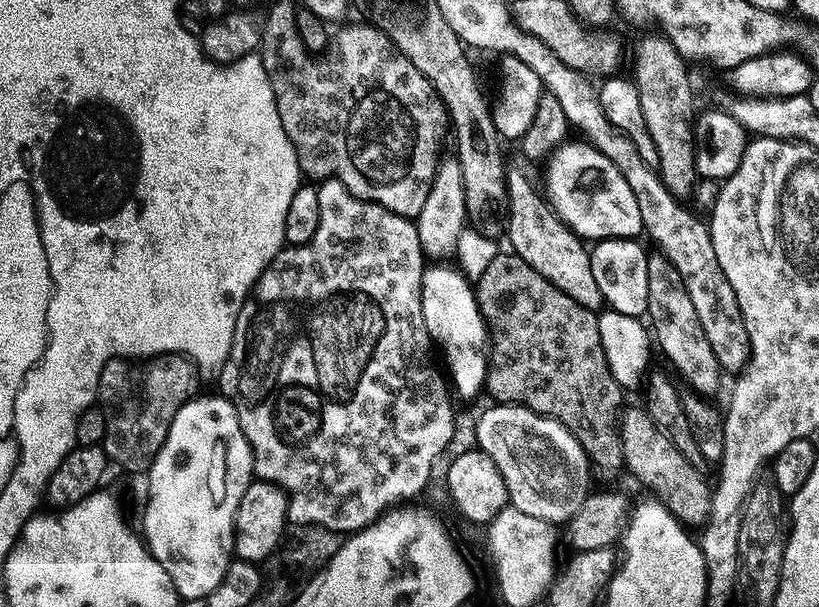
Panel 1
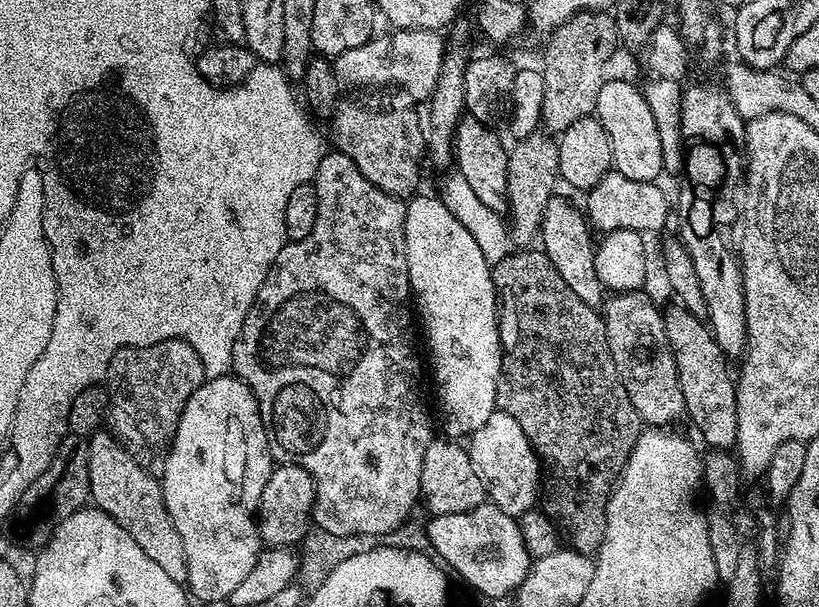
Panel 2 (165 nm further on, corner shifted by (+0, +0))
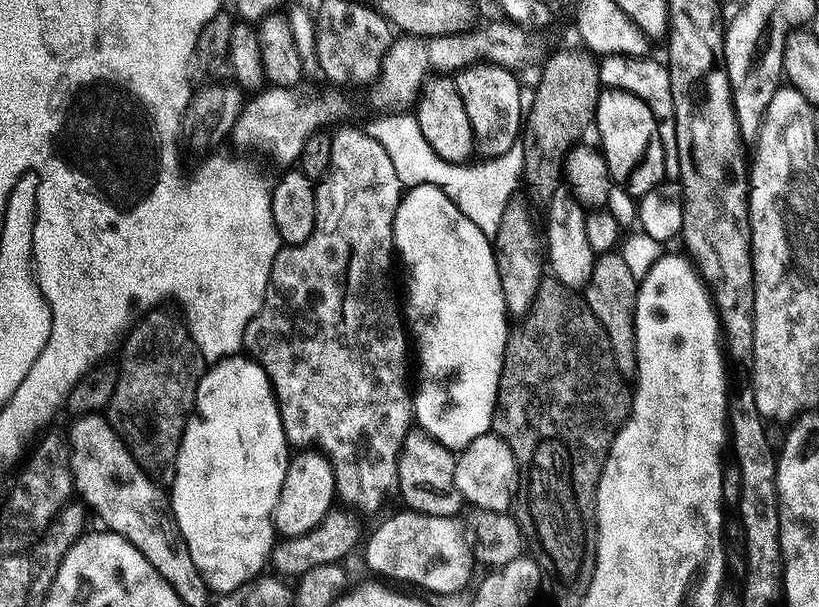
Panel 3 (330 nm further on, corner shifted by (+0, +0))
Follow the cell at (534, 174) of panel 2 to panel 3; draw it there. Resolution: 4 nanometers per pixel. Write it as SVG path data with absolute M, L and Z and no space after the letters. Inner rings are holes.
M512 198L509 201L494 228L496 230L494 251L498 266L498 282L502 282L502 294L508 307L509 317L512 318L522 318L527 314L542 279L542 273L540 273L542 236L539 231L536 233L536 224L532 221L531 210L533 209L523 199L522 201L518 199Z

